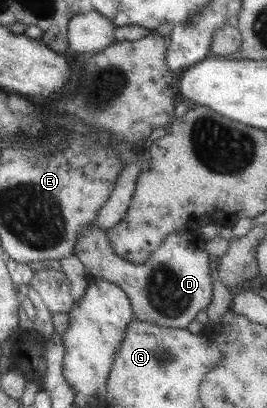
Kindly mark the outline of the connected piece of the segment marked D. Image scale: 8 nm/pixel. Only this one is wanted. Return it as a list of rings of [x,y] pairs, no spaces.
[[[85,225],[77,233],[72,254],[82,262],[90,279],[102,279],[112,282],[124,291],[129,298],[133,318],[140,322],[170,328],[186,329],[186,326],[196,318],[196,313],[202,308],[207,308],[211,299],[211,269],[209,266],[209,254],[200,248],[202,240],[198,240],[190,231],[167,234],[161,245],[153,250],[144,262],[133,264],[120,258],[109,245],[106,234],[107,229],[94,225]]]

